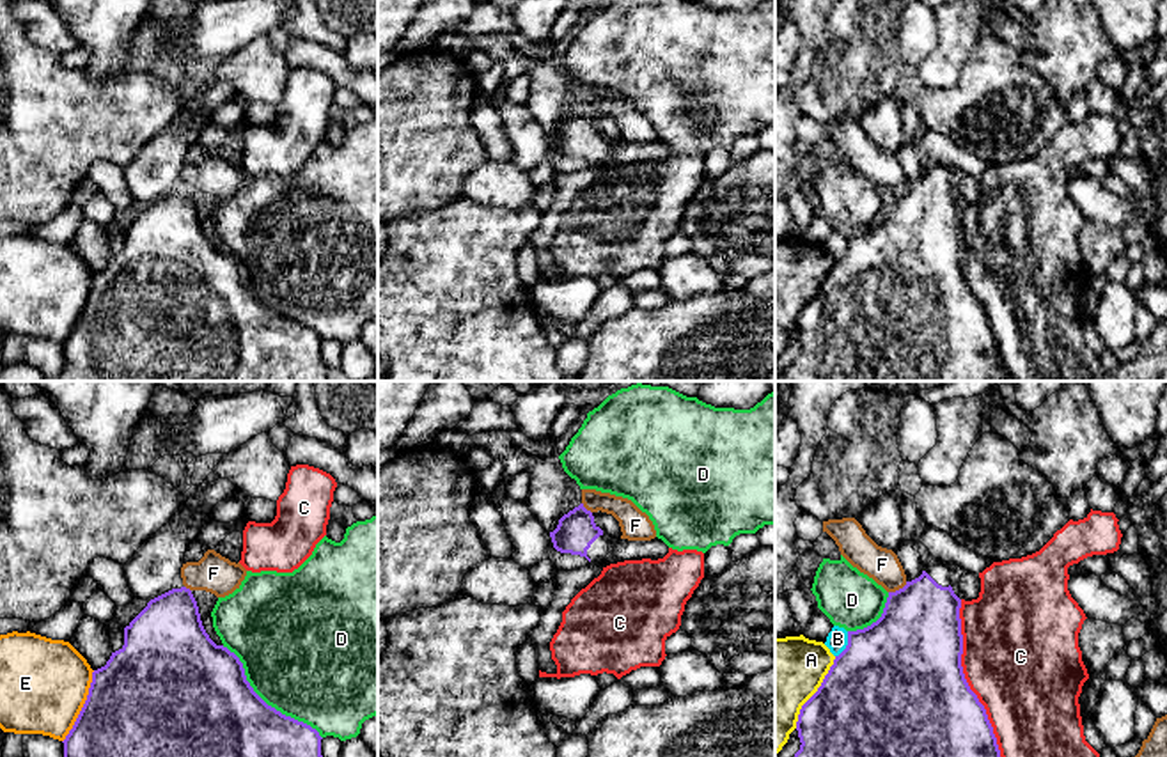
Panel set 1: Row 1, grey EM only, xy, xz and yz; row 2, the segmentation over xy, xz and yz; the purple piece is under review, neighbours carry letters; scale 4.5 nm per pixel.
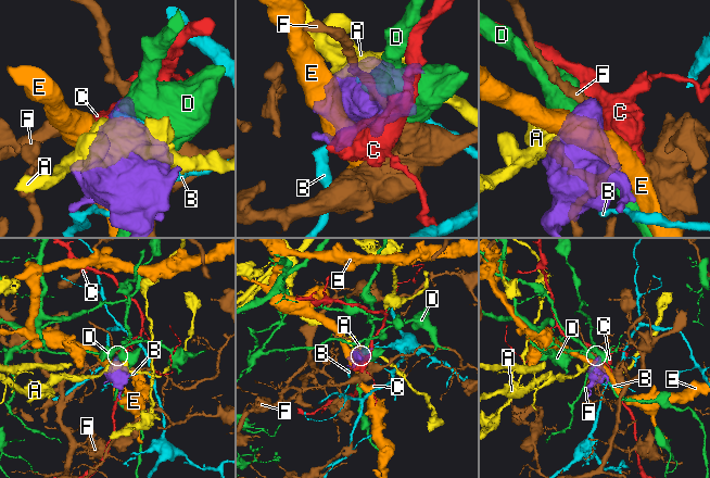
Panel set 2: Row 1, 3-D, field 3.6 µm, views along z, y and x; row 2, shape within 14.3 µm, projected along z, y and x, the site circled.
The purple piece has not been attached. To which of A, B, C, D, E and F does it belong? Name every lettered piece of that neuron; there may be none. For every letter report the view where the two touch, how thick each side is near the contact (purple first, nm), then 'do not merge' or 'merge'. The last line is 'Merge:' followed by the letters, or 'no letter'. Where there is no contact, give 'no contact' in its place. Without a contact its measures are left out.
A: contact in yz; calibres 500 and 360 nm; do not merge
B: contact in yz; calibres 500 and 100 nm; do not merge
C: contact in yz; calibres 500 and 480 nm; do not merge
D: contact in xy; calibres 500 and 500 nm; do not merge
E: contact in xy; calibres 500 and 400 nm; do not merge
F: contact in yz; calibres 400 and 150 nm; do not merge
Merge: no letter

